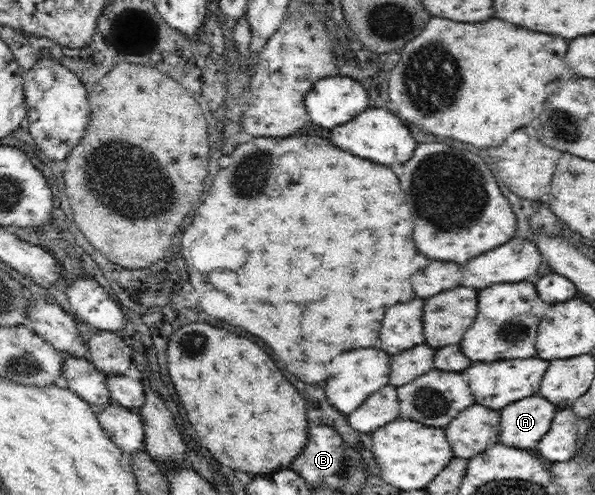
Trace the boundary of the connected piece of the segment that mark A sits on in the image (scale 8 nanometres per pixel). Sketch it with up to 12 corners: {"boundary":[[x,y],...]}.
{"boundary":[[542,396],[502,410],[500,440],[534,448],[556,406]]}

